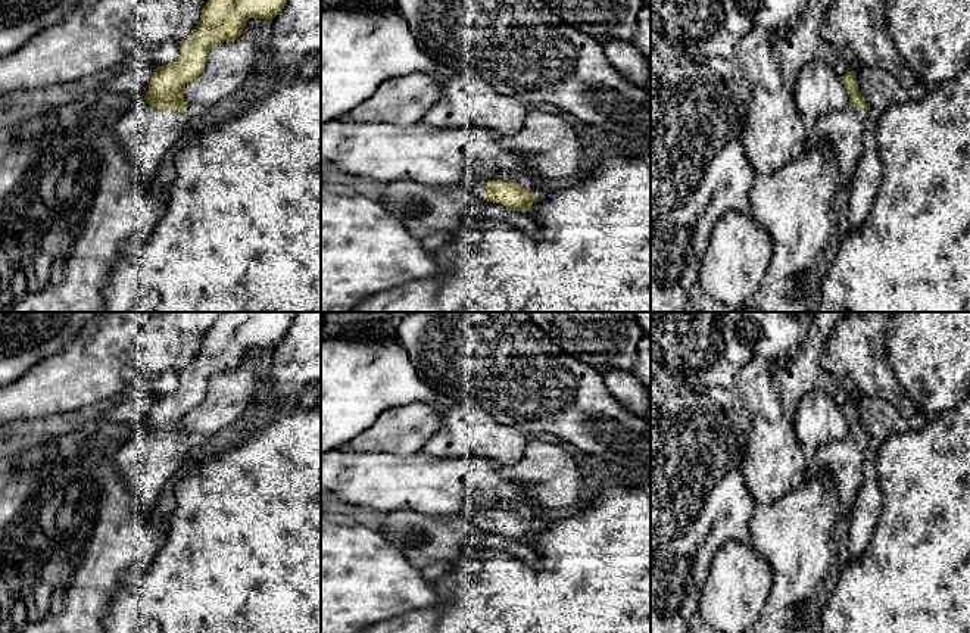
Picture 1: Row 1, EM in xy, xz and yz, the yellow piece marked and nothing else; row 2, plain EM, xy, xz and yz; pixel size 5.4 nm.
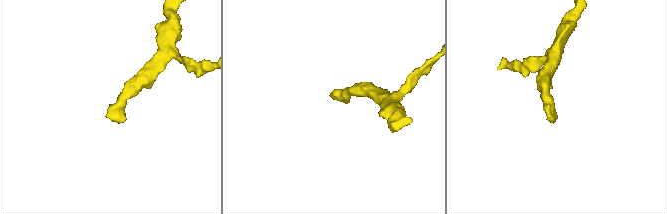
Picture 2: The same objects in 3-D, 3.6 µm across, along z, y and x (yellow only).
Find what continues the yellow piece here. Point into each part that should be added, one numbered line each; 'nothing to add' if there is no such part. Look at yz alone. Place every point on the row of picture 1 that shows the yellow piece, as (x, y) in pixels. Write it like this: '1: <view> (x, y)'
1: yz (842, 133)

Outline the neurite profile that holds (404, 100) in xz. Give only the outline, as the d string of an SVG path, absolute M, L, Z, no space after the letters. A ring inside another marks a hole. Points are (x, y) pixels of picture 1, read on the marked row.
M411 72L383 81L367 102L343 119L347 122L392 122L406 127L421 122L439 96L437 74Z

